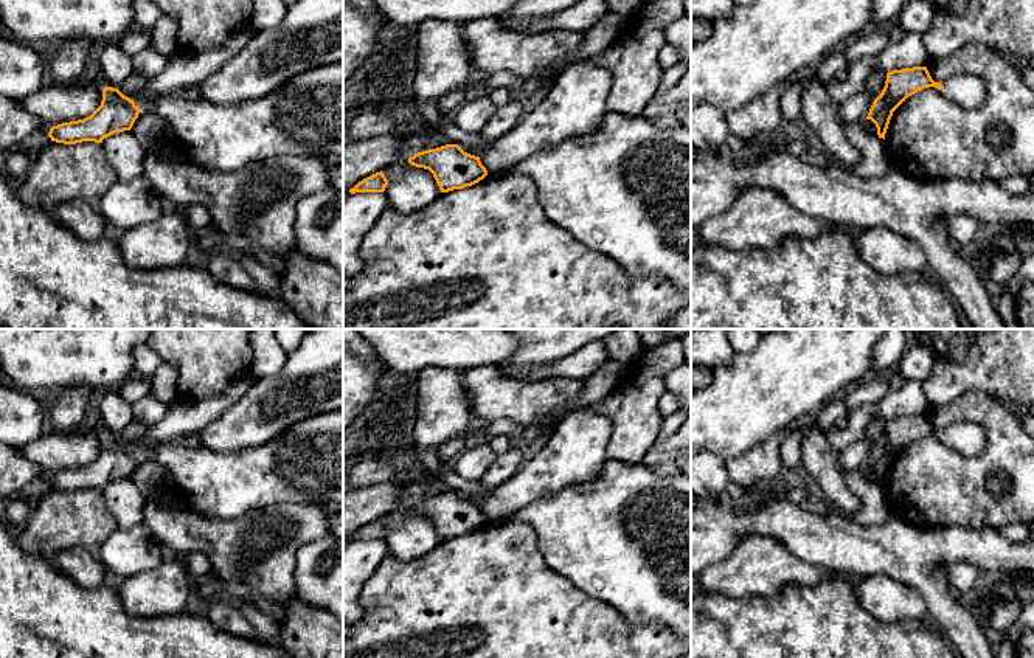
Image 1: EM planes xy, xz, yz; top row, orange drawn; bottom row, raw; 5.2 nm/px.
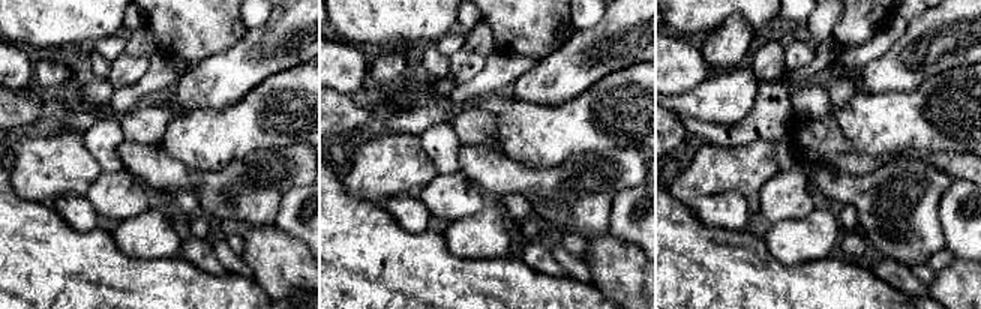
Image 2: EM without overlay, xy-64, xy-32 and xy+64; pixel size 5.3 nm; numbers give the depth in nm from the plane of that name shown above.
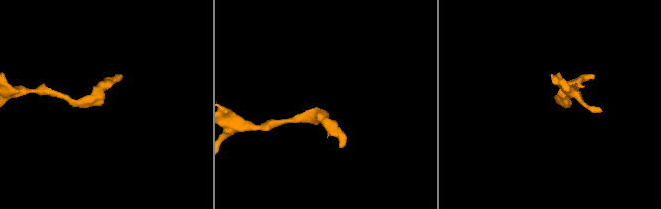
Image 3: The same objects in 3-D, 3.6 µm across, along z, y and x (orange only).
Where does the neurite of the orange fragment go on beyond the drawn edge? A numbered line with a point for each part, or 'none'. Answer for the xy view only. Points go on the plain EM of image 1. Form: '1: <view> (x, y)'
none

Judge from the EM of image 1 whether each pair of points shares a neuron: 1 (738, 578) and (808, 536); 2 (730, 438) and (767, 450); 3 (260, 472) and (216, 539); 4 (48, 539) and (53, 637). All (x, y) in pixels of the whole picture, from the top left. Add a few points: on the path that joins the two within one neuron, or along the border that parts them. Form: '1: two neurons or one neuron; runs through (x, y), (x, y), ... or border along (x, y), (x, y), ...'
1: two neurons; border along (752, 536), (773, 536), (800, 559), (818, 565)
2: two neurons; border along (786, 429), (725, 461)
3: two neurons; border along (264, 506), (227, 519), (211, 519), (194, 512)
4: two neurons; border along (16, 543), (31, 554), (50, 559)

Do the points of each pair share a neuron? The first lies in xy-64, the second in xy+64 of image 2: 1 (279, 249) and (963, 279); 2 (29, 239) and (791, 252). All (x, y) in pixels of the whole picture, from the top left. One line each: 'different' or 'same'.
1: same
2: different

